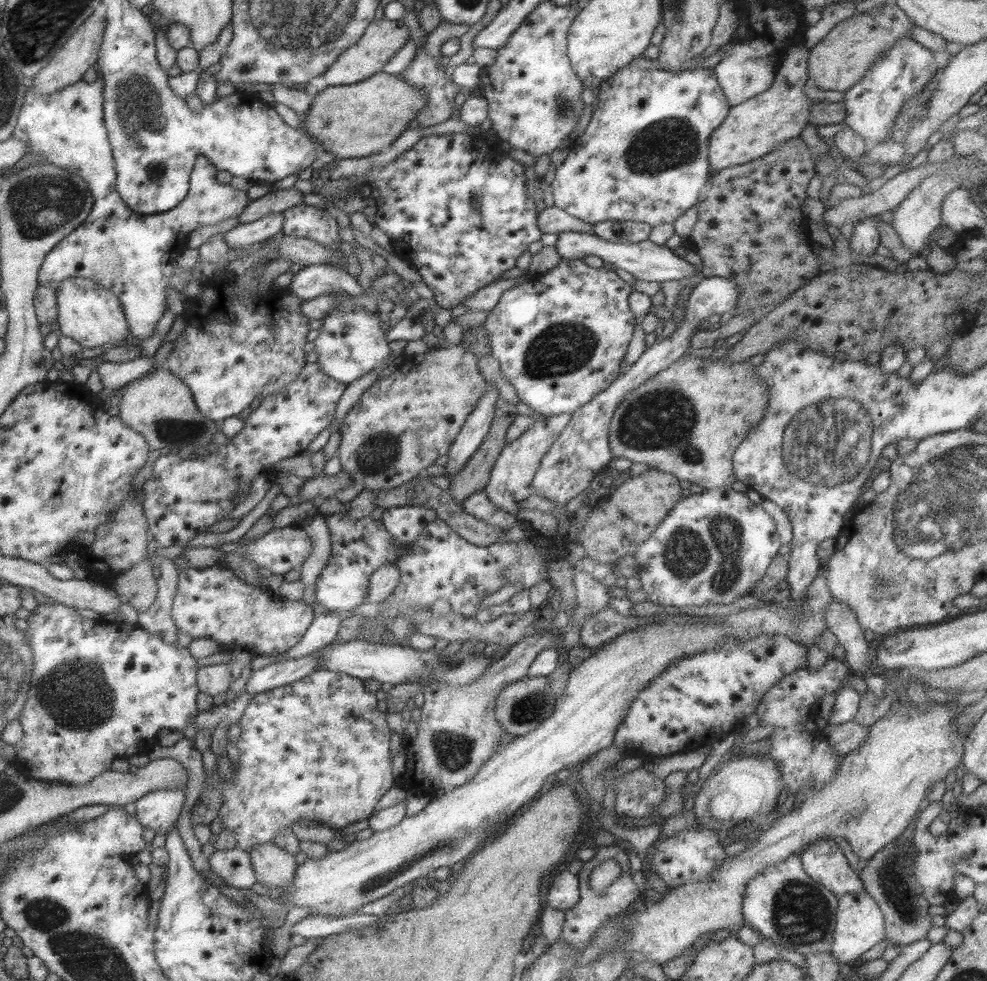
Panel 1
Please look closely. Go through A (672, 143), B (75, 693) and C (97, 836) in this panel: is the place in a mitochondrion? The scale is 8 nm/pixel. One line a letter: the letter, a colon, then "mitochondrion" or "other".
A: mitochondrion
B: mitochondrion
C: other

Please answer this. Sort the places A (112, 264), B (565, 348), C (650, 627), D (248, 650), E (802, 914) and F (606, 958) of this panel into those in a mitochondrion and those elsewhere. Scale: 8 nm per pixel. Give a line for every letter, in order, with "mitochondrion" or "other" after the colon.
A: other
B: mitochondrion
C: other
D: other
E: mitochondrion
F: other

